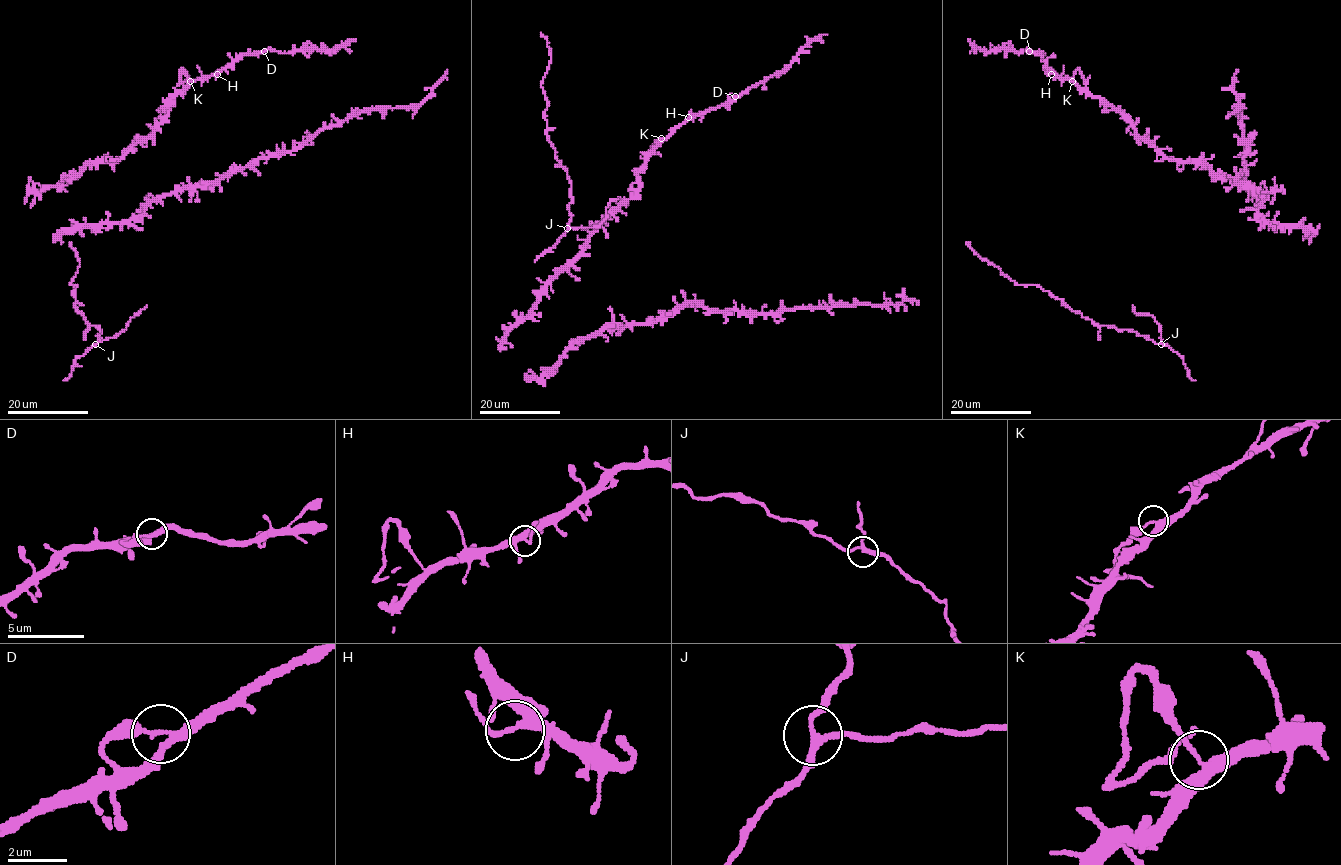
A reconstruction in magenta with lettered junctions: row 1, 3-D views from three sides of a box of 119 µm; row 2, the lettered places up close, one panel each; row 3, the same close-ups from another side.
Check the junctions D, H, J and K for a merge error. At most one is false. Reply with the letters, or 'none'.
K

